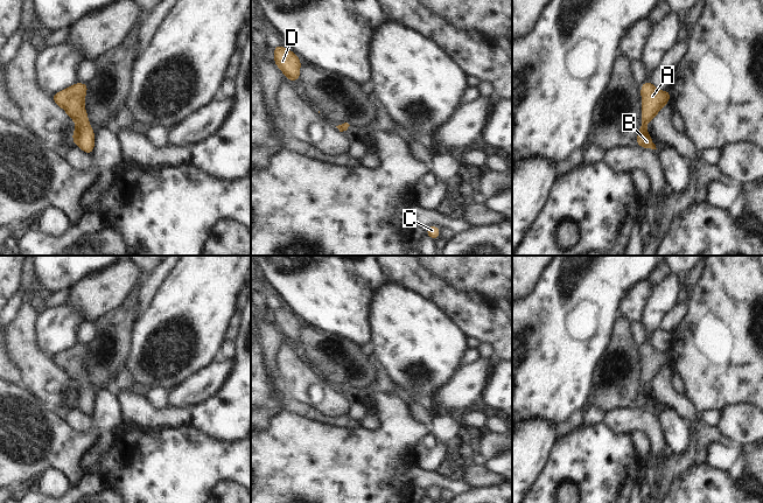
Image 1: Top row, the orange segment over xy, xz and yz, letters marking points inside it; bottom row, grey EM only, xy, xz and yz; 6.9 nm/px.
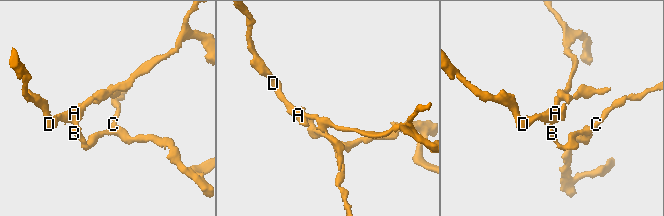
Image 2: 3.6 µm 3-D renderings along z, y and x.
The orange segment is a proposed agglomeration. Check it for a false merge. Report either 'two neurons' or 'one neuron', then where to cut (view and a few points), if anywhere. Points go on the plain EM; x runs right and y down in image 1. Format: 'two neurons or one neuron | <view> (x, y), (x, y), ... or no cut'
one neuron | no cut

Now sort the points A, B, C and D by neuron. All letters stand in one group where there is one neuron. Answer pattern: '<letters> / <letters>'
A B C D

